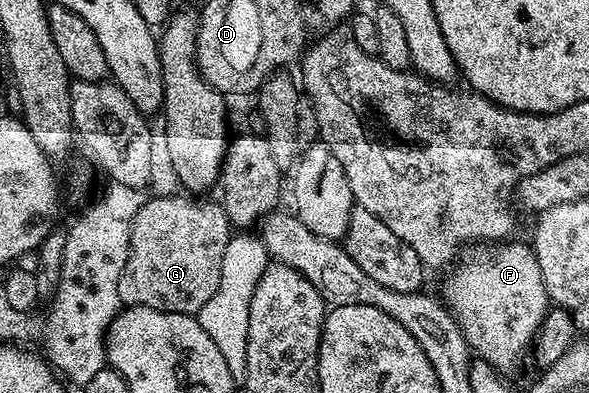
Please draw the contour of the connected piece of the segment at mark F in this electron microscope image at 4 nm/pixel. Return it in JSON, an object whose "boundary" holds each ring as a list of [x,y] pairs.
{"boundary":[[[473,244],[459,258],[460,269],[453,268],[445,279],[442,292],[442,300],[460,325],[468,348],[501,375],[514,372],[524,356],[529,356],[550,308],[535,252],[527,244],[511,245]]]}

